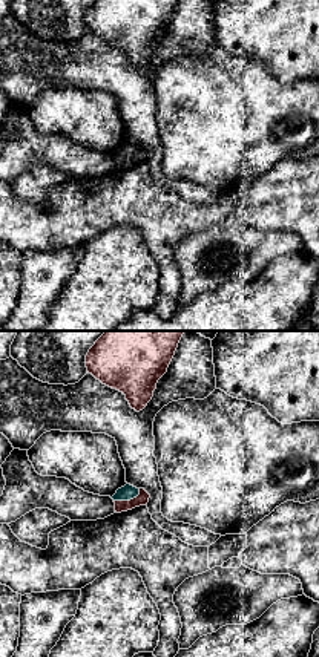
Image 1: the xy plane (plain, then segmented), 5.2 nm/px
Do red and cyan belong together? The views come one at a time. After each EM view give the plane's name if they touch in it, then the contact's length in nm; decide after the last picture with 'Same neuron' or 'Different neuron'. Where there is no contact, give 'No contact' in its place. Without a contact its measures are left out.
Touches red in xy. Shared border 160 nm

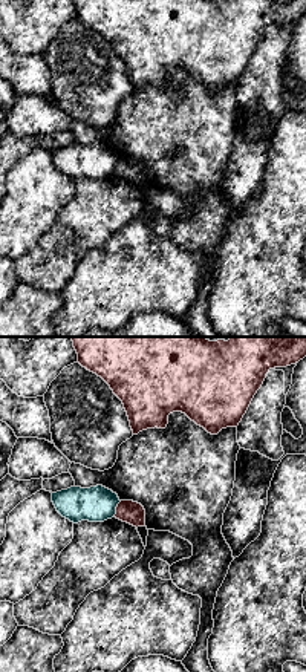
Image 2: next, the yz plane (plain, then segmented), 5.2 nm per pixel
Touches red in yz. Shared border 100 nm

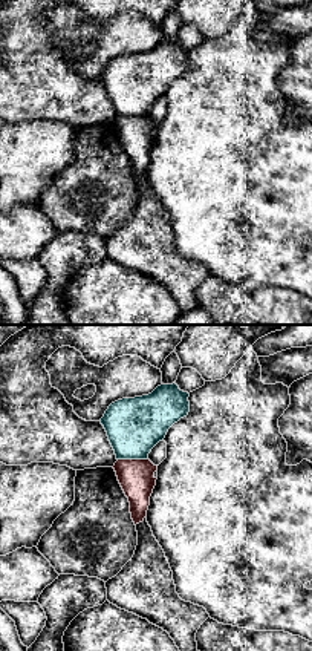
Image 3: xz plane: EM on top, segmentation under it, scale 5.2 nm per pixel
Touches red in xz. Shared border 160 nm

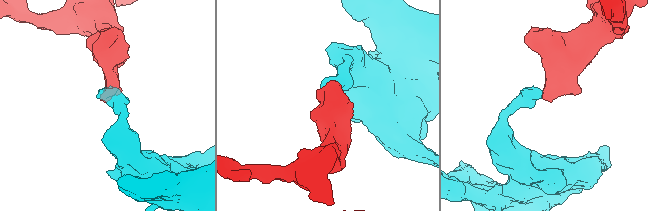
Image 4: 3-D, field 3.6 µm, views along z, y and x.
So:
Different neuron

